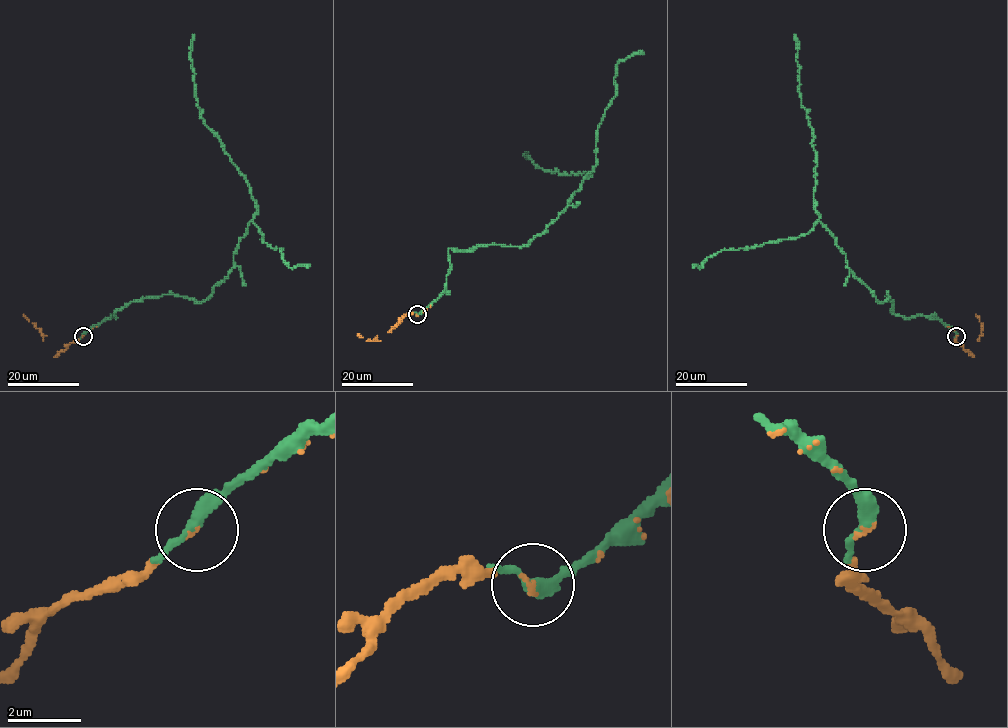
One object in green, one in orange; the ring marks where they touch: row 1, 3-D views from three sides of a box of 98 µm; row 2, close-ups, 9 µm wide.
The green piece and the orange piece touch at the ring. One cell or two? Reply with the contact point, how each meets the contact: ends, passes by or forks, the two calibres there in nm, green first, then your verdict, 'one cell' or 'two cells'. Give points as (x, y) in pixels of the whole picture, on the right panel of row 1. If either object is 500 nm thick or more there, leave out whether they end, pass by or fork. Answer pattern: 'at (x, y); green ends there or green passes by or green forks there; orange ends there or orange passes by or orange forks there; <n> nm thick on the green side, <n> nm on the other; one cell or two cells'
at (956, 336); green passes by; orange ends there; 320 nm thick on the green side, 90 nm on the other; one cell

